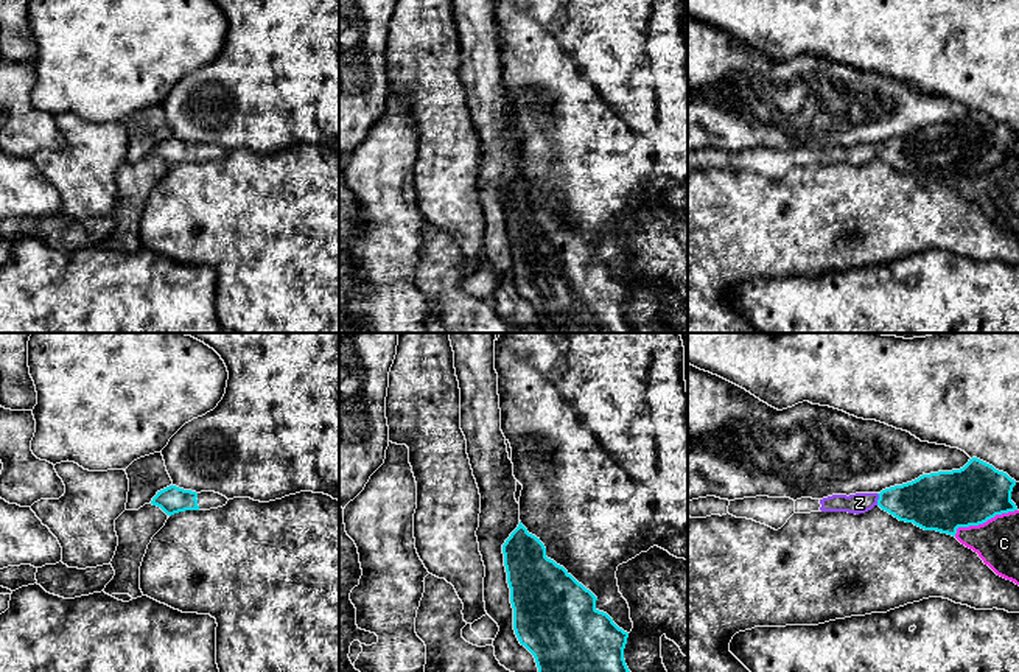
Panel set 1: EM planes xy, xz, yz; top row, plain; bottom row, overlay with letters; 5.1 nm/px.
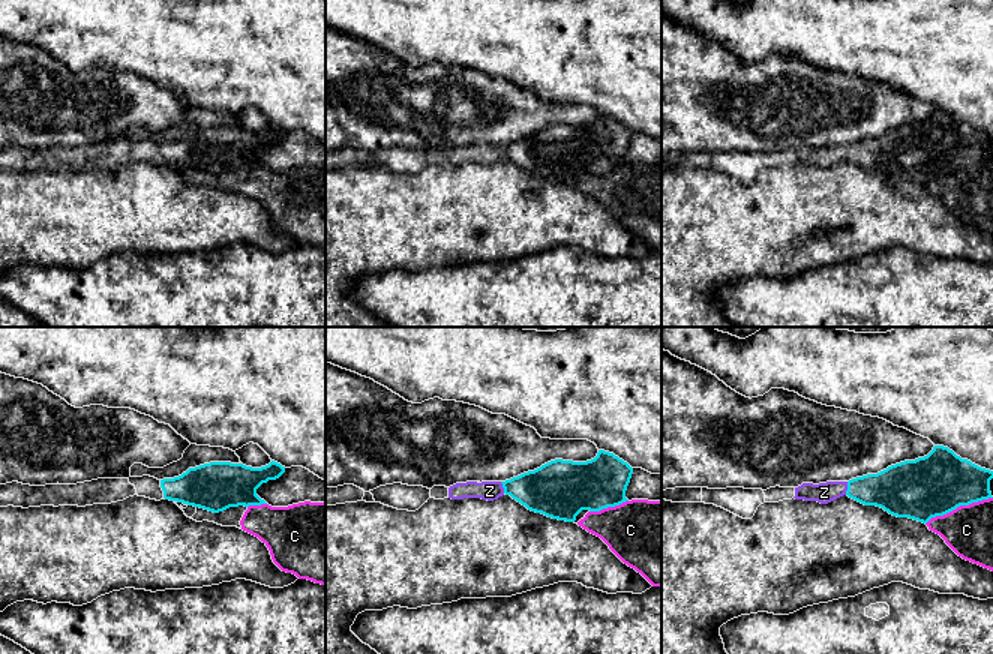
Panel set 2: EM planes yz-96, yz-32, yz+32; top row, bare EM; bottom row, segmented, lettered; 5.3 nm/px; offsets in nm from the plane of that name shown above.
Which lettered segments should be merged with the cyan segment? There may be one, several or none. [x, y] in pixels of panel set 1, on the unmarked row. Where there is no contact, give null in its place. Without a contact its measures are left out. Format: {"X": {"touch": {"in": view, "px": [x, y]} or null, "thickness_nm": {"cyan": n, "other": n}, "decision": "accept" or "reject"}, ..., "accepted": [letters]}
{"C": {"touch": {"in": "yz", "px": [983, 173]}, "thickness_nm": {"cyan": 320, "other": 240}, "decision": "reject"}, "Z": {"touch": {"in": "yz", "px": [878, 151]}, "thickness_nm": {"cyan": 260, "other": 110}, "decision": "accept"}, "accepted": ["Z"]}

